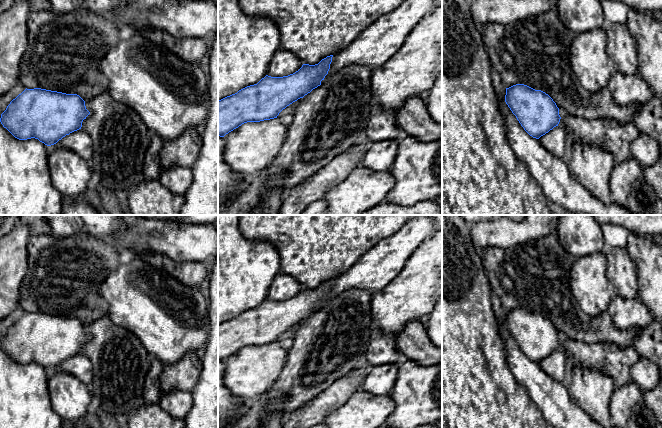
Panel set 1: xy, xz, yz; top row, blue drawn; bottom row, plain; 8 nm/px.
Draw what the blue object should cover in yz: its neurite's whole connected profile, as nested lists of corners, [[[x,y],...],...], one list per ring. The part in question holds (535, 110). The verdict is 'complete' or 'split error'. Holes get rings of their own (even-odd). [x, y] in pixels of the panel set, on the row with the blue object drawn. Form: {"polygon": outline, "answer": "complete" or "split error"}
{"polygon": [[[516,84],[506,88],[505,102],[530,136],[536,138],[551,155],[563,158],[567,141],[566,131],[558,125],[561,119],[559,108],[548,94],[524,84]]], "answer": "split error"}

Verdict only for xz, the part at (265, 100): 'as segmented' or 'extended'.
as segmented

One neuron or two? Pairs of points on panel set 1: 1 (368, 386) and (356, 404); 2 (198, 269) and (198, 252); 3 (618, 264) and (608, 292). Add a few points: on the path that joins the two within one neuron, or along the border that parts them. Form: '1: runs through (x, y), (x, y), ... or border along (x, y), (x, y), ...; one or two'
1: border along (361, 389), (376, 394), (388, 394); two
2: border along (175, 260), (202, 262); two
3: border along (606, 260), (606, 277), (615, 292), (608, 306); two

